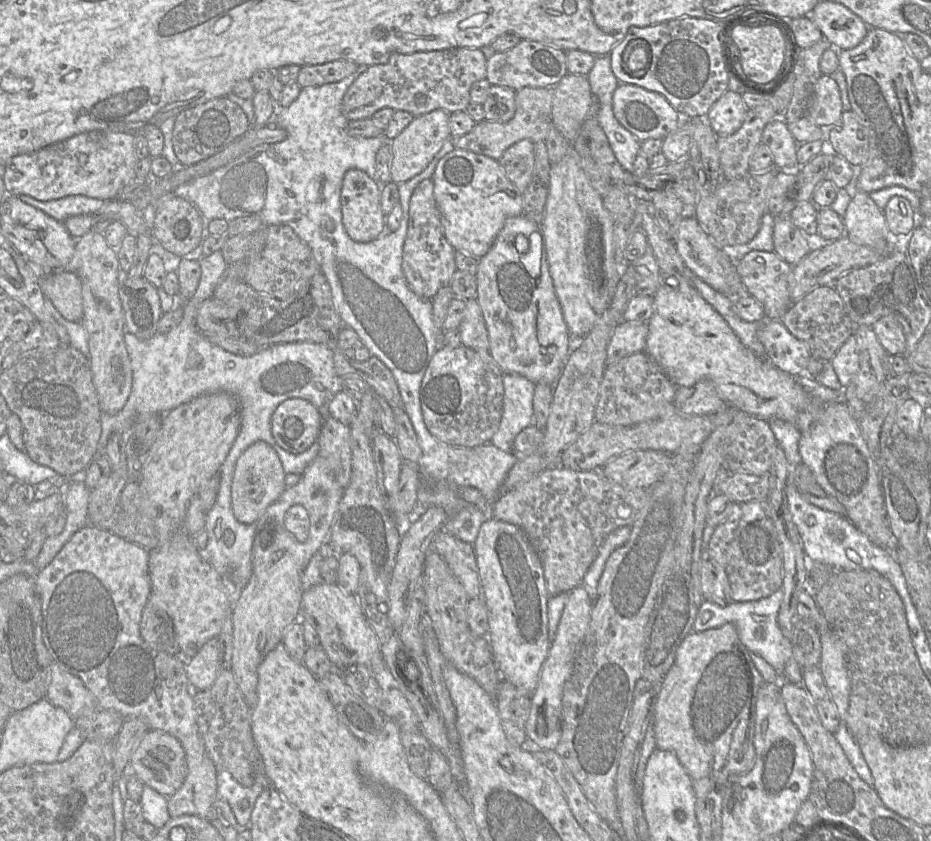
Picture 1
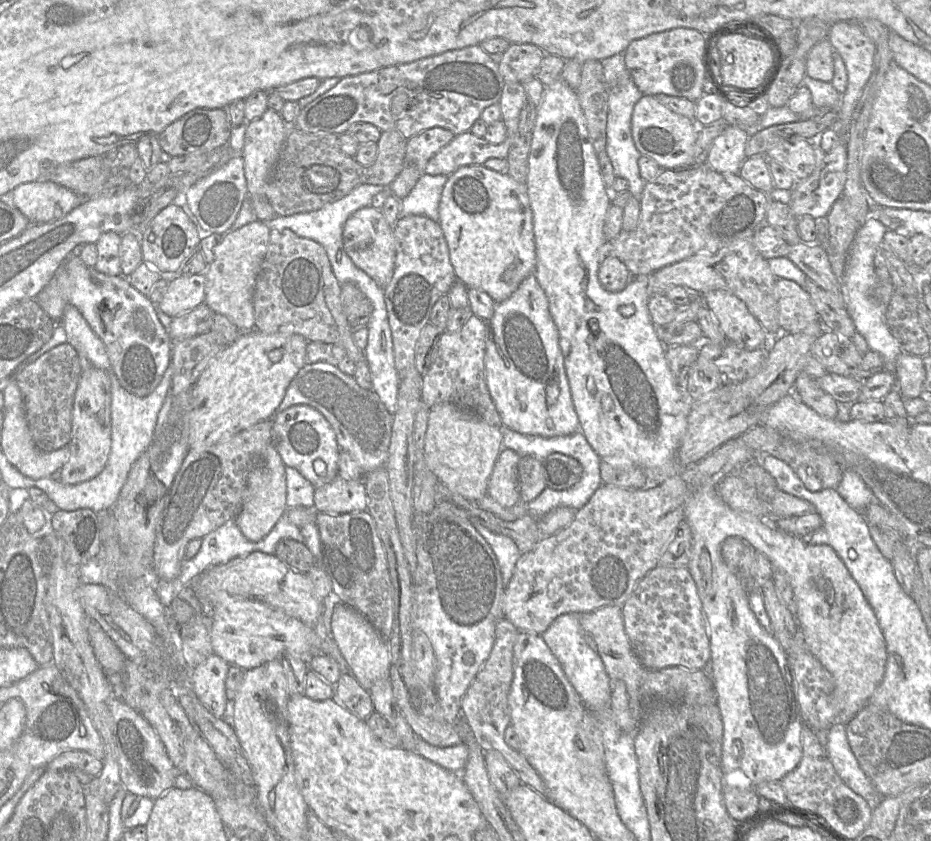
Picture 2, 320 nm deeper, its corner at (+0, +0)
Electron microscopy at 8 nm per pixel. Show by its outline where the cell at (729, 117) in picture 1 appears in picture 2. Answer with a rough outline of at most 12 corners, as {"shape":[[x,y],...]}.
{"shape":[[726,125],[706,163],[739,173],[746,159],[744,129]]}

